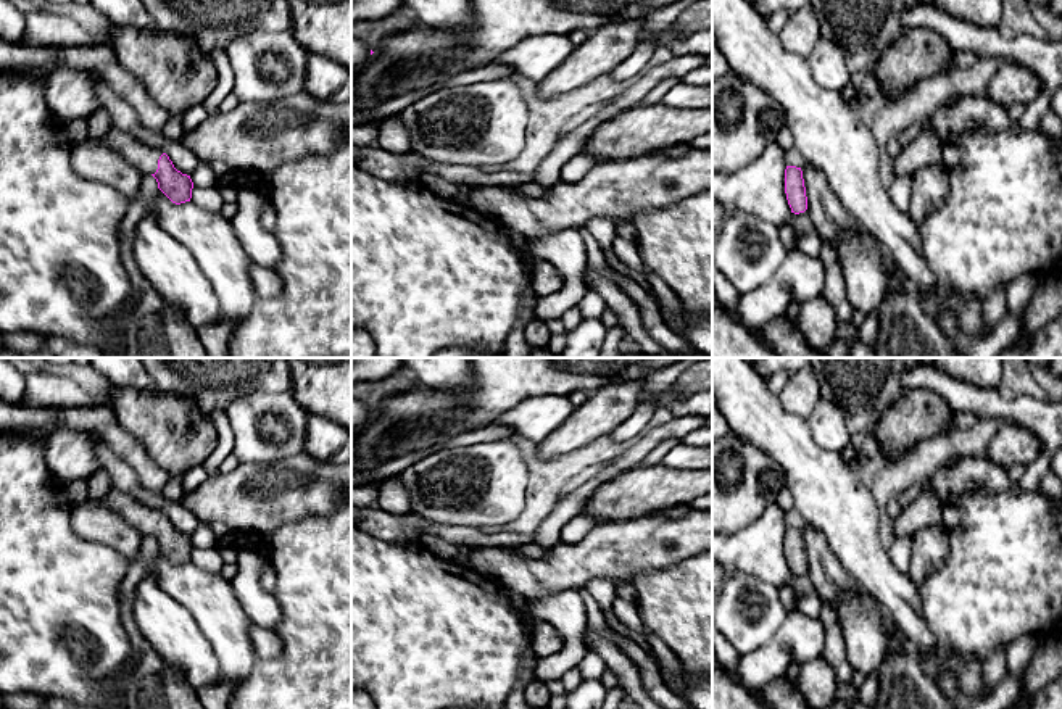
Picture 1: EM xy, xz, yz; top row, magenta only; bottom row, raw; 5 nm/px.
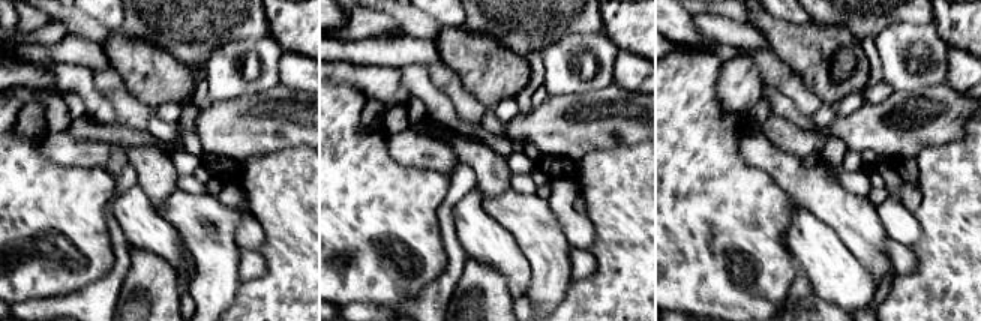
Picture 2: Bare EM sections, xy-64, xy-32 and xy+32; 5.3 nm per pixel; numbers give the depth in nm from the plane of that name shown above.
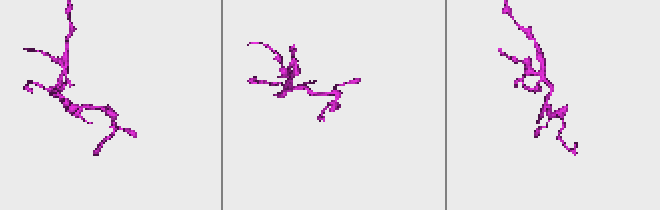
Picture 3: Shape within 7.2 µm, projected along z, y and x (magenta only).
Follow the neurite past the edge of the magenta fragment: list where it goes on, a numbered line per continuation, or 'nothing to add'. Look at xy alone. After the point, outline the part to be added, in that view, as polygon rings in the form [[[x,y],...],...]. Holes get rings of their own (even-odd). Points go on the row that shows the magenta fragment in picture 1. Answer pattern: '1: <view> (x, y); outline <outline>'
1: xy (141, 155); outline [[[116,127],[108,131],[103,142],[135,166],[143,176],[156,172],[158,160],[164,153],[161,148],[150,147]]]

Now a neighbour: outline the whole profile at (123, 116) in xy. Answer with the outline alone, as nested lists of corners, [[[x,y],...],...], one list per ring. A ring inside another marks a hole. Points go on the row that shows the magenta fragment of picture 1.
[[[93,71],[89,81],[100,108],[110,114],[113,127],[131,134],[150,147],[161,148],[182,174],[192,176],[195,172],[201,161],[190,148],[180,142],[168,140],[161,131],[143,127],[135,110],[110,89],[98,71]]]

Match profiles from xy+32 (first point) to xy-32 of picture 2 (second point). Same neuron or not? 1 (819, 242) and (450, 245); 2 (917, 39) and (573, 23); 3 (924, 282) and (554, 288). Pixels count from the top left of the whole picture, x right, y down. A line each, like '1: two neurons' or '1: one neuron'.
1: two neurons
2: two neurons
3: two neurons

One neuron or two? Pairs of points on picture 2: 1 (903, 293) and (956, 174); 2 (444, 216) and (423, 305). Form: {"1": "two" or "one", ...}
{"1": "one", "2": "one"}

